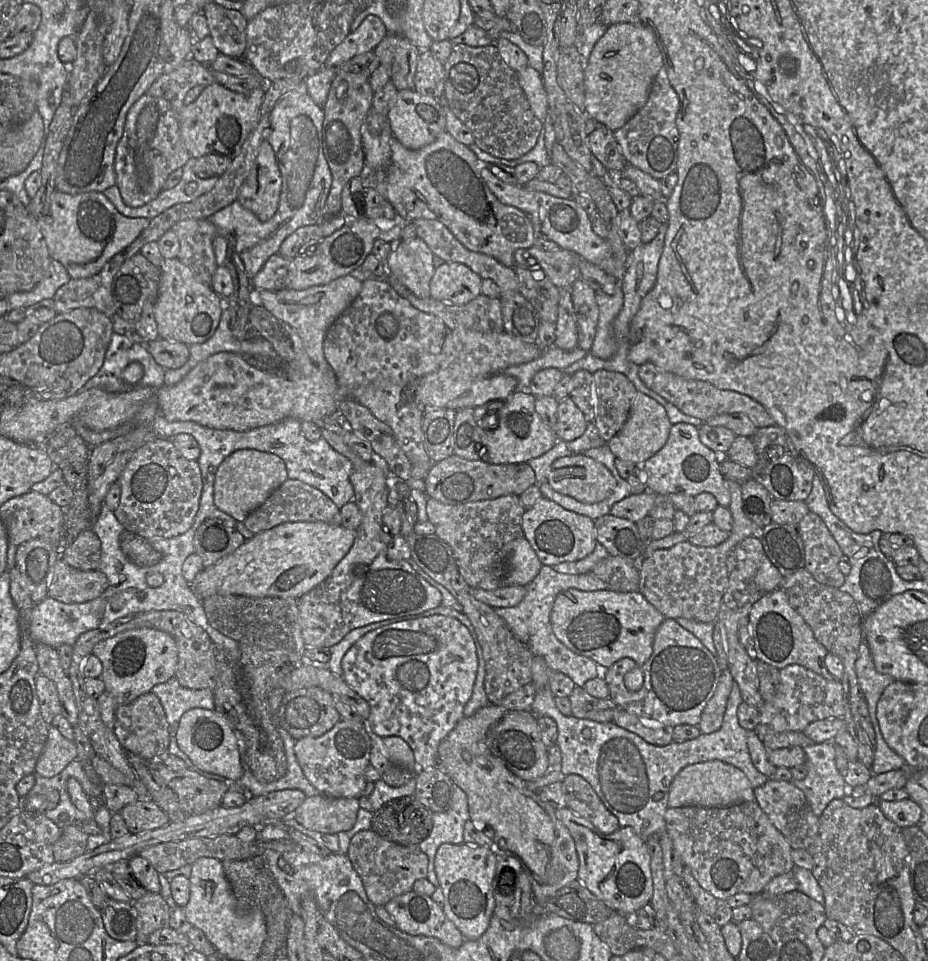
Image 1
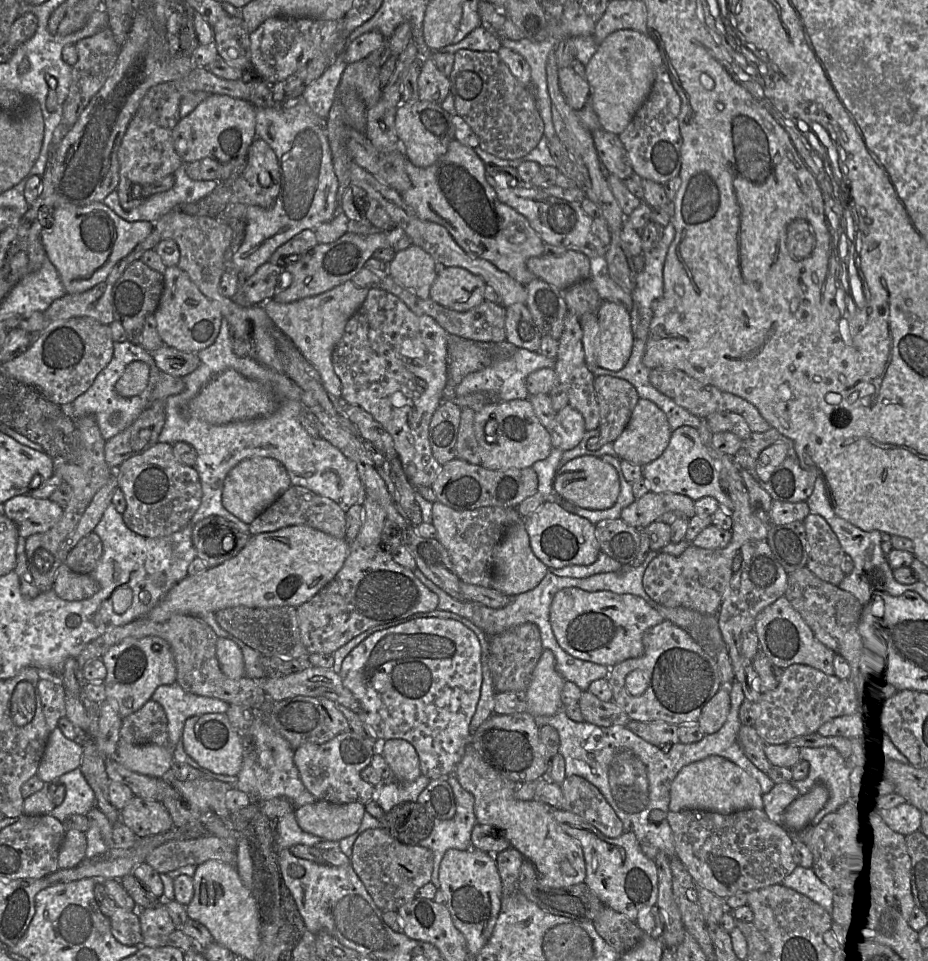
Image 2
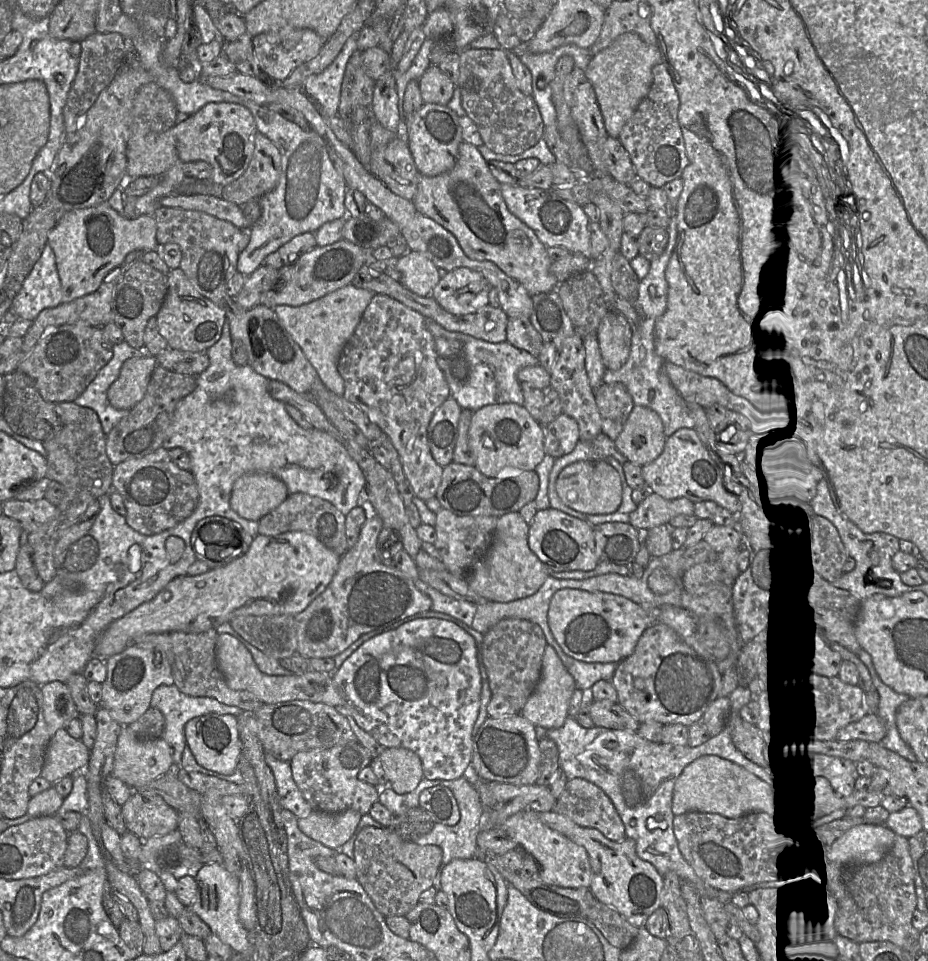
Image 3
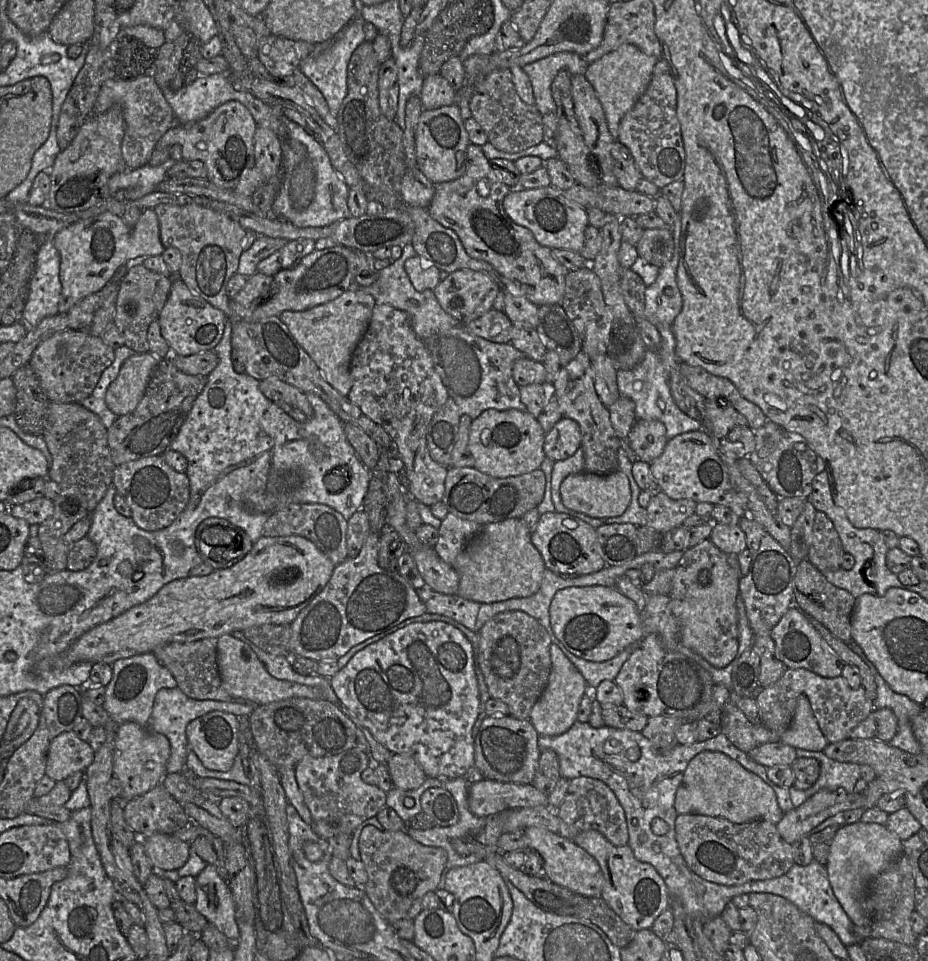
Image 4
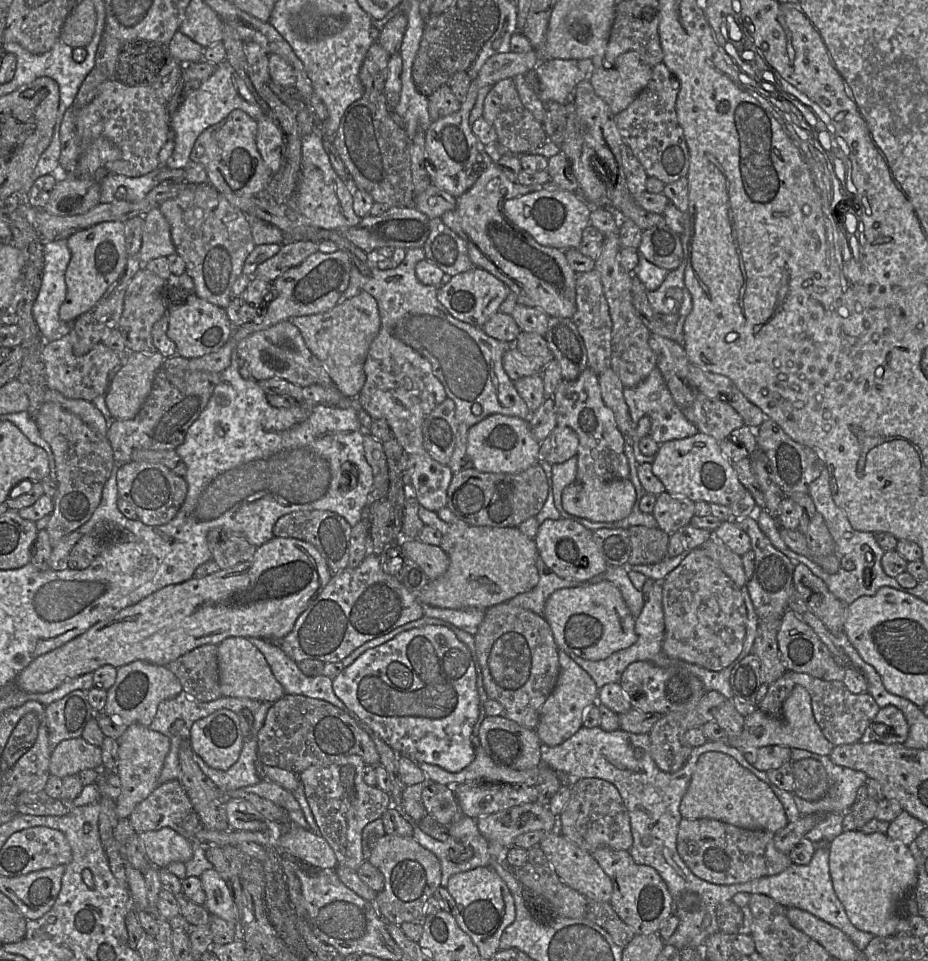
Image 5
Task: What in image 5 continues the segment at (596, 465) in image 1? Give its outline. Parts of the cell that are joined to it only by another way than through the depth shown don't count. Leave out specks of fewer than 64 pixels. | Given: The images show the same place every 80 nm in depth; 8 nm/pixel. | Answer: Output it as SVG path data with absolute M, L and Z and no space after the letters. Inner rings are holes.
M629 479L603 481L589 480L585 483L574 482L562 493L562 505L565 511L592 522L615 522L628 517L636 502L636 490Z

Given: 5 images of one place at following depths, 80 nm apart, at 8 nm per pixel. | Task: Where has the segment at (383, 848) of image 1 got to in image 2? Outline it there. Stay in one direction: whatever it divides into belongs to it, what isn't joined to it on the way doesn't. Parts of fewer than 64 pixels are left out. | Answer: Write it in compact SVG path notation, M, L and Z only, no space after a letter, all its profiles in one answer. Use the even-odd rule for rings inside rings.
M383 828L367 829L353 843L350 863L381 911L395 911L417 896L419 888L431 881L433 871L433 853L420 845L402 844Z

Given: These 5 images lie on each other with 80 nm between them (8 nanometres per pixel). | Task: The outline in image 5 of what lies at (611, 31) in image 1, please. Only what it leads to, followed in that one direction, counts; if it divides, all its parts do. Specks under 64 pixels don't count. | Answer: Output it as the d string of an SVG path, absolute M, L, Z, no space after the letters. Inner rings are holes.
M634 51L621 54L615 61L613 67L606 69L596 68L590 75L589 81L595 93L608 105L613 115L617 115L625 110L647 86L652 77L652 68L643 63Z

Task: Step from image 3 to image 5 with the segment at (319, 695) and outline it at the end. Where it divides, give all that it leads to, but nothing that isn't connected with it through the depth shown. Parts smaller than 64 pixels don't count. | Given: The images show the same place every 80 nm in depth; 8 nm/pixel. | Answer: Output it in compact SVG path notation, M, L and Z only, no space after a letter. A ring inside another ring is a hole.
M228 637L217 645L217 649L219 686L222 696L274 703L285 695L282 685L274 677L264 655L247 638Z

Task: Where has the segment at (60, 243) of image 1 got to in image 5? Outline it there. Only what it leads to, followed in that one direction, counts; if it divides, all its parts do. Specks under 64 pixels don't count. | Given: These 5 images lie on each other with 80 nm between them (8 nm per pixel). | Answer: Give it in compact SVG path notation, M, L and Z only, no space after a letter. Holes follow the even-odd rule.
M159 207L152 208L144 215L142 244L138 253L141 264L176 253L171 238L170 225ZM106 221L71 234L67 246L71 258L65 272L66 297L59 309L62 322L73 323L91 310L126 267L125 222Z

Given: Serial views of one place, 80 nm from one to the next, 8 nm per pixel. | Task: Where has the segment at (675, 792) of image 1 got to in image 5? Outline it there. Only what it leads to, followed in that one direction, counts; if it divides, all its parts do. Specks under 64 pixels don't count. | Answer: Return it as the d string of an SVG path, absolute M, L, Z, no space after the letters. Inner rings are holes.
M705 752L698 758L691 781L680 803L680 814L686 819L713 819L750 830L775 833L789 823L784 807L771 788L733 757L722 752Z

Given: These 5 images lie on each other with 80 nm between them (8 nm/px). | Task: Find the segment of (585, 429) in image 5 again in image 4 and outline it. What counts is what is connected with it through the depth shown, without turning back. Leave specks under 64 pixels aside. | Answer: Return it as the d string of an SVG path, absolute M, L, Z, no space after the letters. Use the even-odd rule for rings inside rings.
M583 350L560 368L549 390L557 397L563 417L573 419L580 427L584 471L606 476L619 470L618 450L622 440L616 435L611 424L608 408L595 391L591 361Z

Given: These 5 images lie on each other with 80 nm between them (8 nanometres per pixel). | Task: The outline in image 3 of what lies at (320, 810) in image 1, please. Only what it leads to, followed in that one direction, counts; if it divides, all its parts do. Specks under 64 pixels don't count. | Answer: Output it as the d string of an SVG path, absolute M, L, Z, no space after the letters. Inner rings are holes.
M352 809L339 813L312 810L307 817L298 819L298 827L308 837L339 852L339 848L353 836L361 816Z

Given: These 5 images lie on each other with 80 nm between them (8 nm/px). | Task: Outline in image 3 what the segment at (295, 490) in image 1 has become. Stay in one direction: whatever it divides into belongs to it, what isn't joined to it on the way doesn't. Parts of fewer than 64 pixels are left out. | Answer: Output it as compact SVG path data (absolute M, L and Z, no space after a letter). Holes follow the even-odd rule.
M295 493L259 521L258 533L265 536L277 536L290 531L303 531L317 538L328 549L342 557L348 550L345 532L345 515L333 504L305 493Z

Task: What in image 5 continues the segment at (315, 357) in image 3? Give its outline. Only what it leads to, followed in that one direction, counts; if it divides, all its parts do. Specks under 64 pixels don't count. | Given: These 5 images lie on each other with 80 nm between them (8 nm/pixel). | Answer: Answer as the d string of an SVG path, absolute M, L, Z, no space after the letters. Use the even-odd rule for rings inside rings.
M367 292L340 301L331 310L290 319L302 334L308 349L324 364L336 387L347 397L357 397L366 375L364 363L370 344L381 328L376 299Z

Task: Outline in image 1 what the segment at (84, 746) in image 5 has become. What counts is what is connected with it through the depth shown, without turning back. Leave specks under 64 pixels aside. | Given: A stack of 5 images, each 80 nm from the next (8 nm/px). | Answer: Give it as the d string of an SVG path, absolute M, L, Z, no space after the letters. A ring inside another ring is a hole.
M49 726L48 738L36 763L35 774L52 778L77 758L75 743L67 740L55 727Z

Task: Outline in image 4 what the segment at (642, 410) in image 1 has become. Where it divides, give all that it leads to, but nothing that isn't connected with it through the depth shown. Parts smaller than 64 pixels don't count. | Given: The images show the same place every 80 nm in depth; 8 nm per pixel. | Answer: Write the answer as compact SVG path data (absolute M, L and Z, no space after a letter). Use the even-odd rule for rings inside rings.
M636 419L626 440L639 460L647 463L661 455L668 441L662 422L645 419Z

